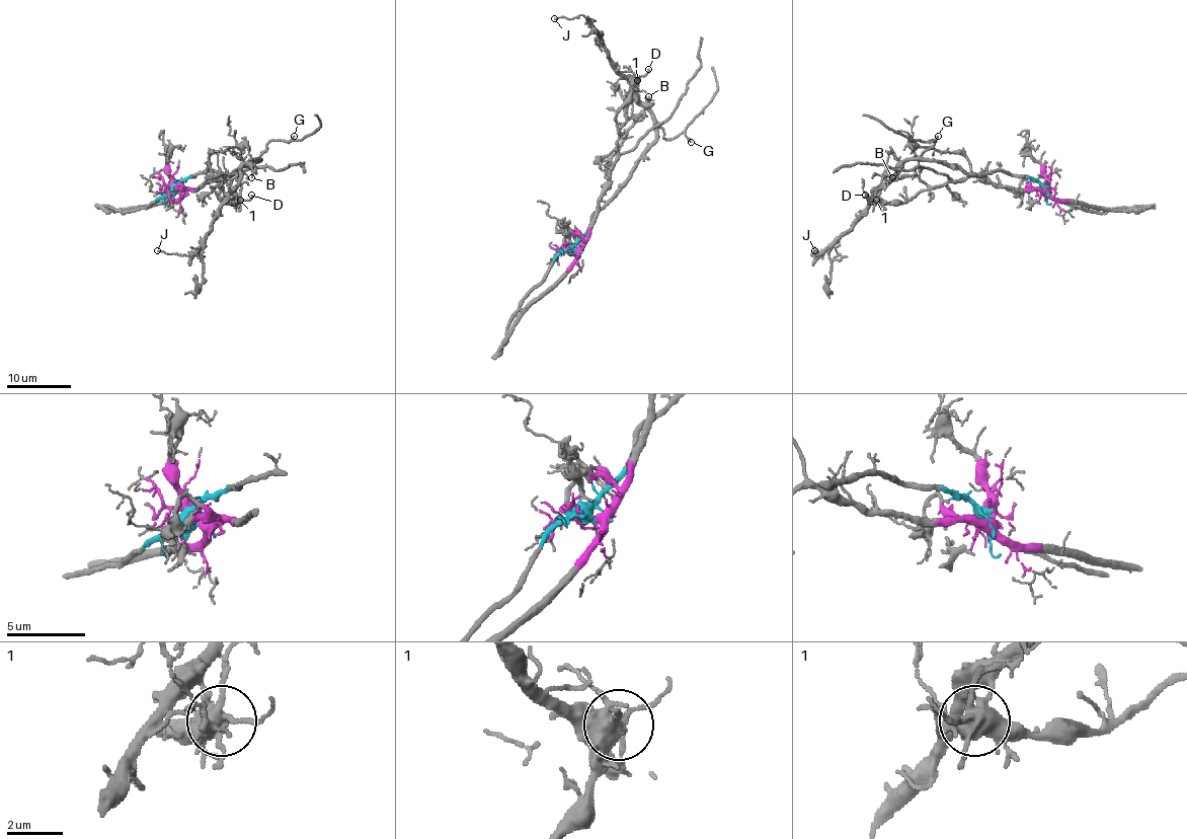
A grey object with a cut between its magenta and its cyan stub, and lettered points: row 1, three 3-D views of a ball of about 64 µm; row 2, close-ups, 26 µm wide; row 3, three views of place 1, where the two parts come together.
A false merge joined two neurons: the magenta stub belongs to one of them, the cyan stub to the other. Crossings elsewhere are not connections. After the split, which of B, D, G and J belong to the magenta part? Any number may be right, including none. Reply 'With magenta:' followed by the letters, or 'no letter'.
With magenta: D

